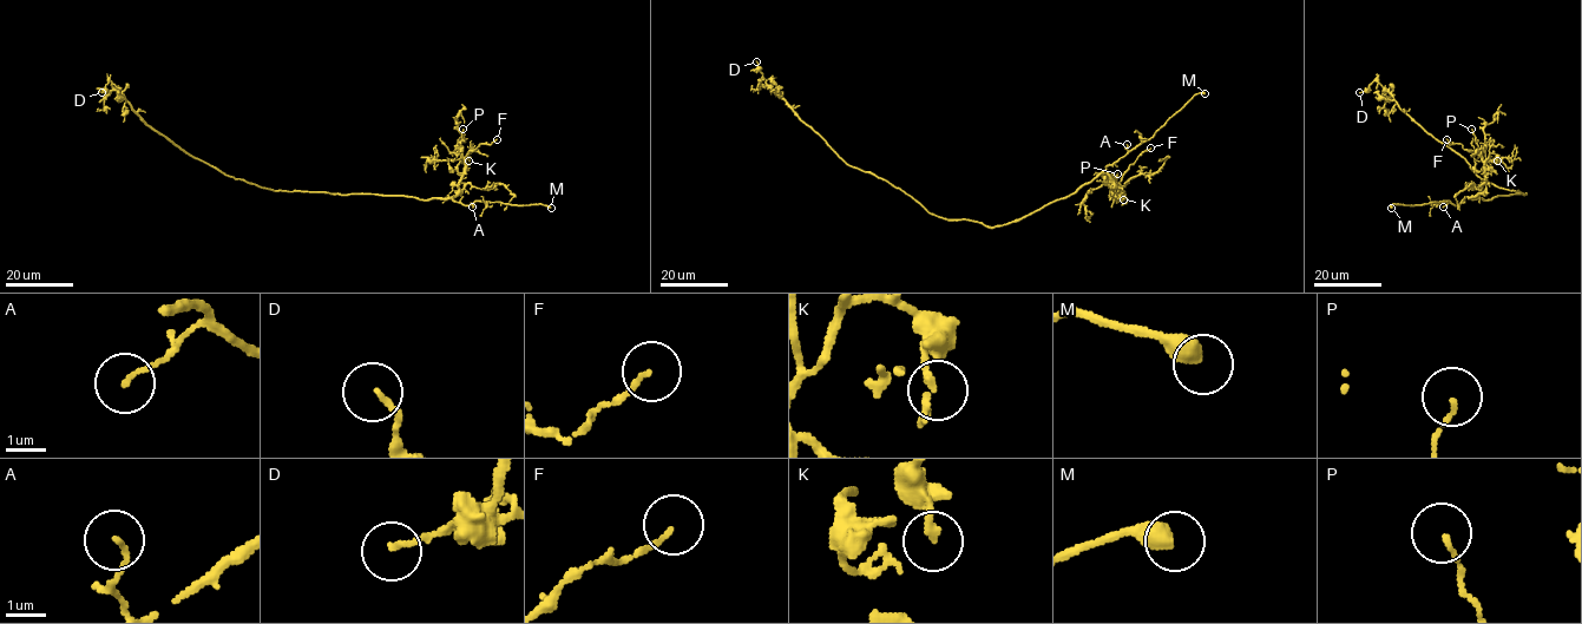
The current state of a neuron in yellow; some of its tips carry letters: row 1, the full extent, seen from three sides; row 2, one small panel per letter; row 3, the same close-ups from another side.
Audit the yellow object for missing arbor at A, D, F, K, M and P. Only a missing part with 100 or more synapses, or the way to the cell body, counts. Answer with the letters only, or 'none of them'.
M

